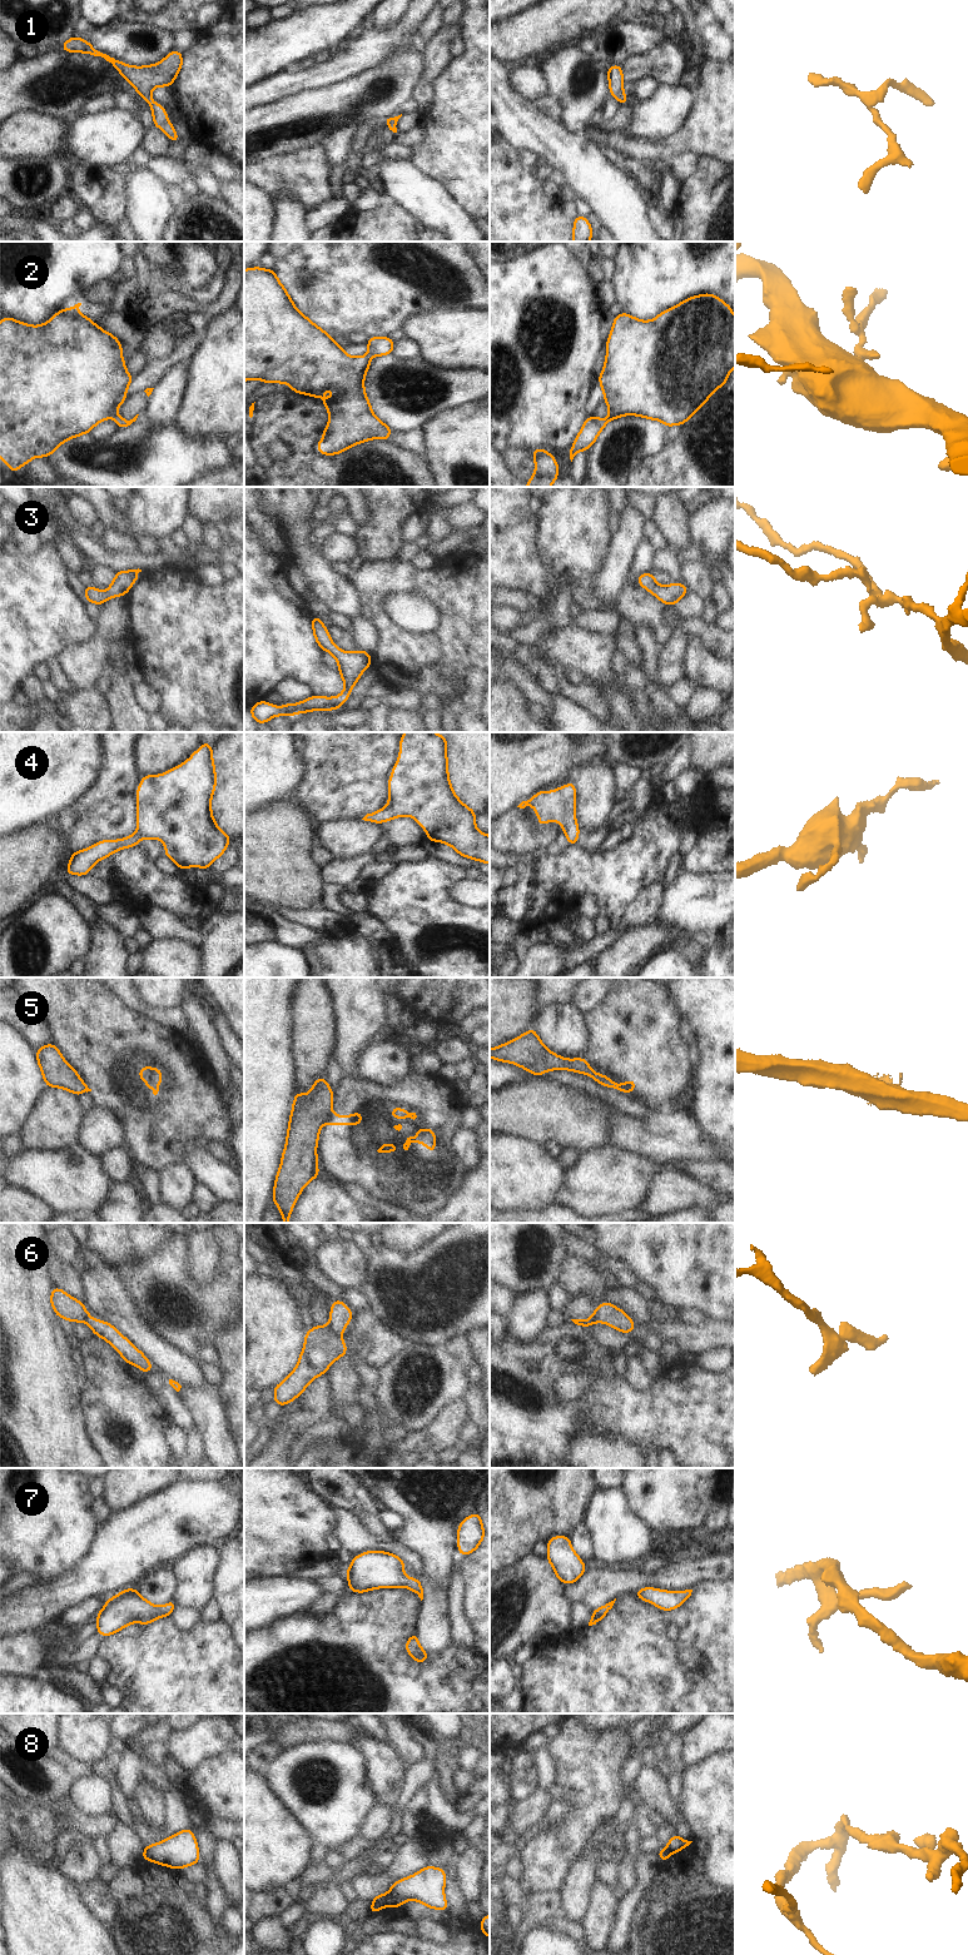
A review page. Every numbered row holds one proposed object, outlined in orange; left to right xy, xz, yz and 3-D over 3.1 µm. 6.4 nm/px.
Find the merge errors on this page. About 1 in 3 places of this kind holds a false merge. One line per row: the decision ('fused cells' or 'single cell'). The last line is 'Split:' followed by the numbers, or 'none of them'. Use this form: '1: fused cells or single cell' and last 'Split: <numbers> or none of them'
1: single cell
2: single cell
3: single cell
4: single cell
5: fused cells
6: fused cells
7: single cell
8: fused cells
Split: 5, 6, 8

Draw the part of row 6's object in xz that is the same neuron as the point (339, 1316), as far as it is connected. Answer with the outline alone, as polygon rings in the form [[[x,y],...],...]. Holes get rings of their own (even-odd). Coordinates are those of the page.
[[[333,1300],[329,1313],[329,1327],[337,1333],[342,1334],[346,1330],[349,1320],[353,1318],[353,1314],[354,1312],[347,1308],[343,1300]]]

